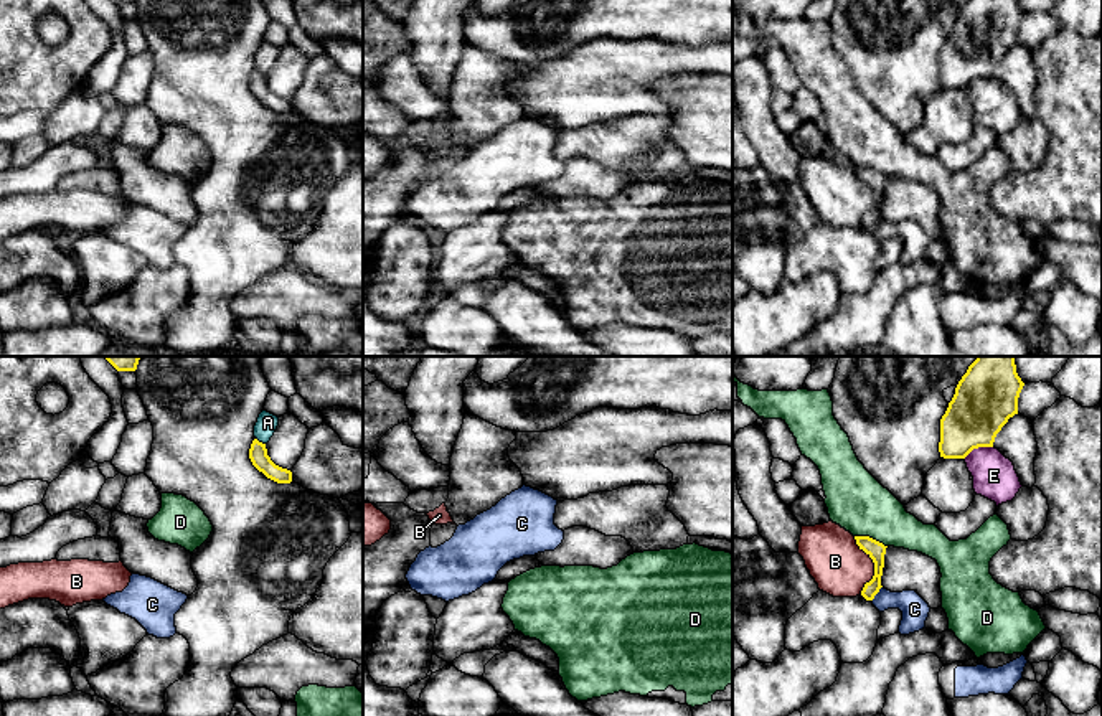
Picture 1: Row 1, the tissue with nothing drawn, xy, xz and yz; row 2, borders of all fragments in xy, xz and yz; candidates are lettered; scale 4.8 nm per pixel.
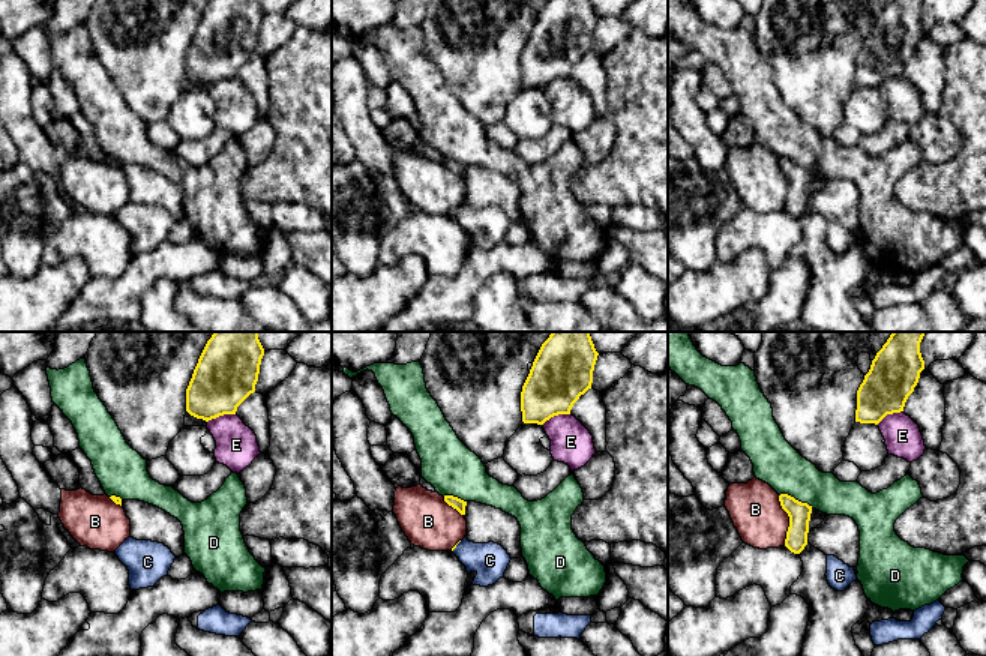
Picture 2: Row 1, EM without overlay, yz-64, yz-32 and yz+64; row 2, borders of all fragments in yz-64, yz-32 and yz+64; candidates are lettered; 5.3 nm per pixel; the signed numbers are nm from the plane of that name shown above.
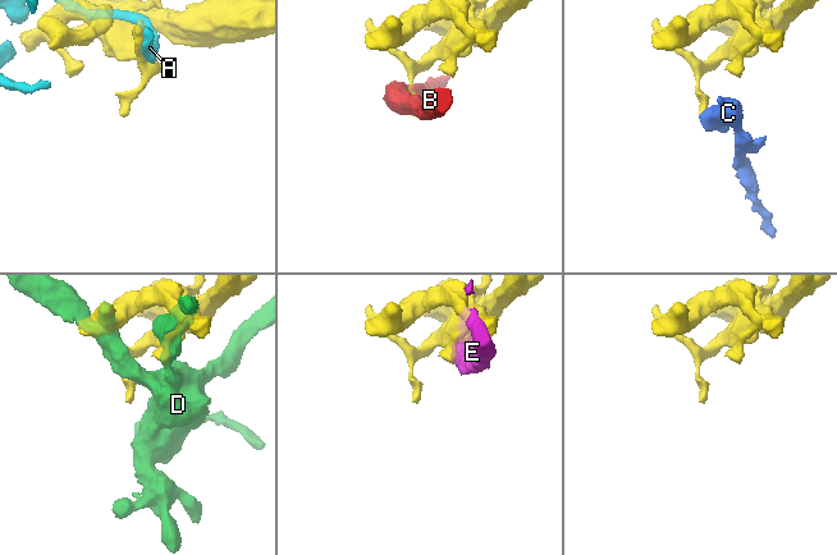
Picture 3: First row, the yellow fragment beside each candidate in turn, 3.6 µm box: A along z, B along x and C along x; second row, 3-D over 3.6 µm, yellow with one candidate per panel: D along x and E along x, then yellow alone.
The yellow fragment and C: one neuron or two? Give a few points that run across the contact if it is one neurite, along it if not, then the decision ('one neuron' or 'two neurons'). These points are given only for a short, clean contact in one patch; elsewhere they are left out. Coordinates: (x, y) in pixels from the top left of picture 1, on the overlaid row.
line yz (881, 586), (871, 601); two neurons

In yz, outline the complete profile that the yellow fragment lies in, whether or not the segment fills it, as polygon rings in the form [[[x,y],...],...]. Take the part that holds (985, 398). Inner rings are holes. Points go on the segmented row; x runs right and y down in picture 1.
[[[977,356],[940,419],[940,457],[965,459],[973,449],[993,447],[996,434],[1018,414],[1023,386],[1015,356]]]

